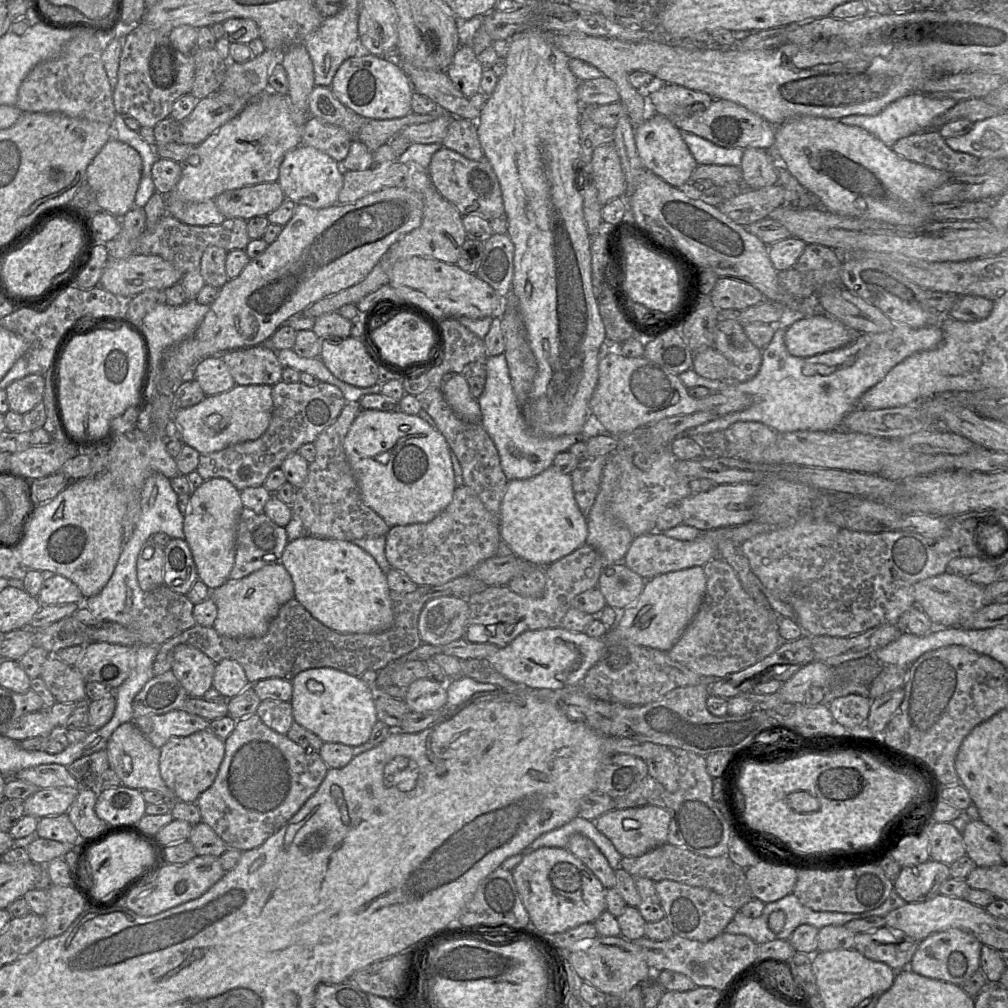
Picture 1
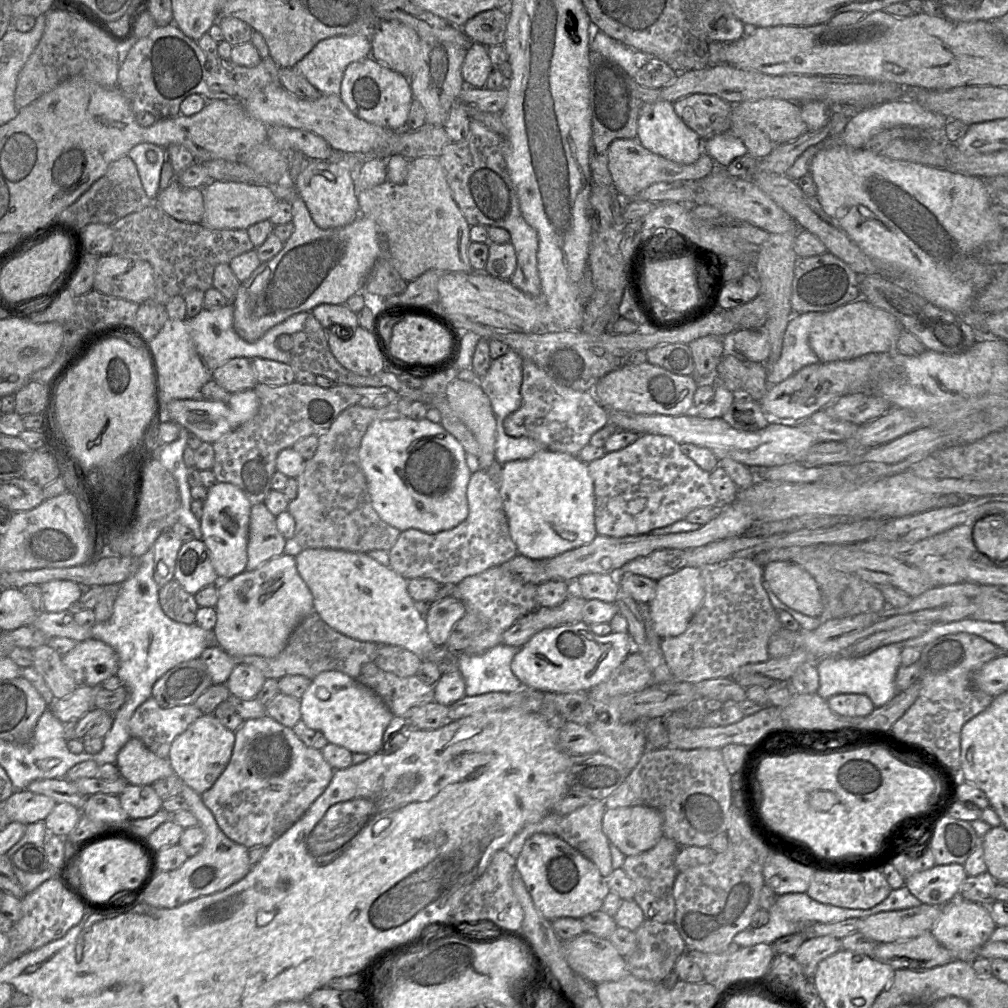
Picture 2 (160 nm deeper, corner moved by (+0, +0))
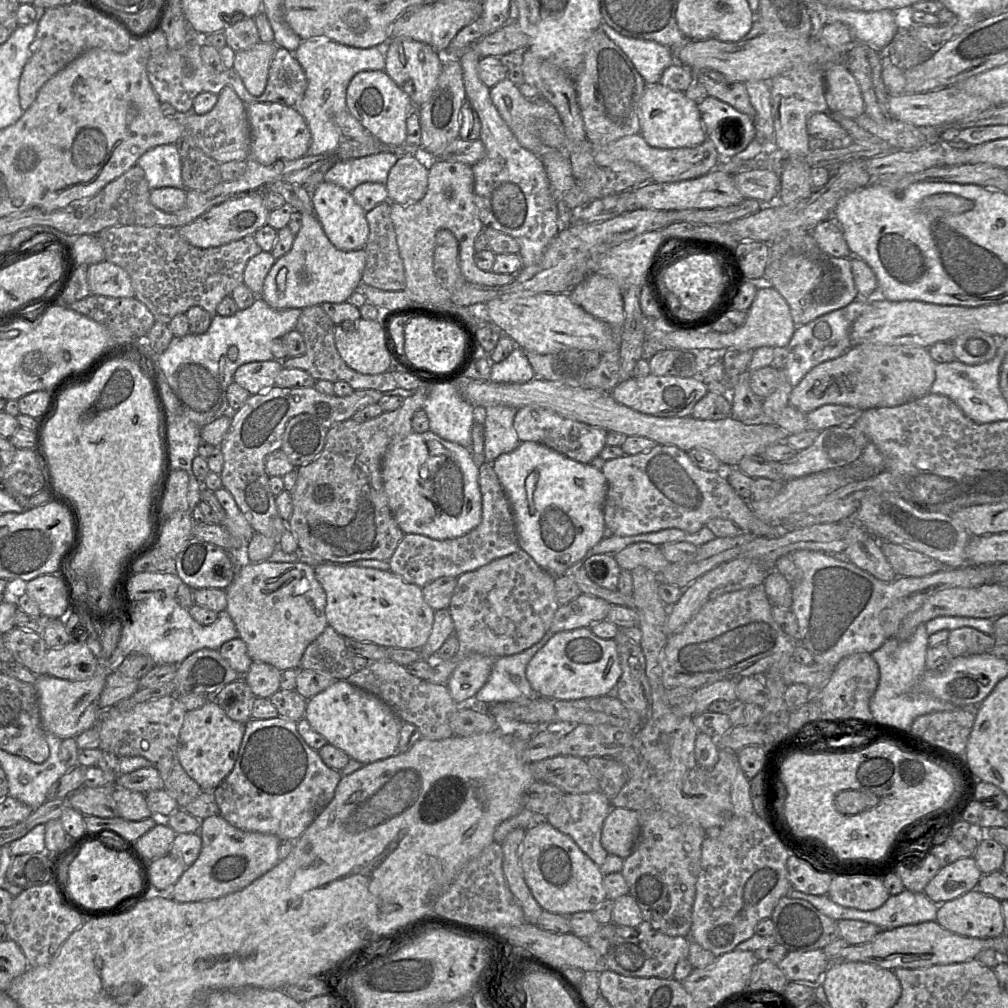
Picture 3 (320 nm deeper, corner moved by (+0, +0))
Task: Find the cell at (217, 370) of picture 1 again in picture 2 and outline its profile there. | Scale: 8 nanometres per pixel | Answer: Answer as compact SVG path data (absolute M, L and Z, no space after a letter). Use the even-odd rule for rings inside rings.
M233 358L217 368L212 380L231 394L254 389L258 384L252 360L249 358Z

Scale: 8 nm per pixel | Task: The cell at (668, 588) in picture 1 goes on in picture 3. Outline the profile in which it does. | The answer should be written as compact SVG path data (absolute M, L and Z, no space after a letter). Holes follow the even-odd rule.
M582 627L555 633L529 661L525 674L538 696L578 700L613 694L622 669L615 640L599 638Z

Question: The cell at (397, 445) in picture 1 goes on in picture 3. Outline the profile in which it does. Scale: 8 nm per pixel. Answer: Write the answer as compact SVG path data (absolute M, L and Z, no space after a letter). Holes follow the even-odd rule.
M432 431L412 432L389 446L382 462L382 479L389 508L405 534L420 534L436 540L464 536L482 520L479 466L469 448L445 440Z

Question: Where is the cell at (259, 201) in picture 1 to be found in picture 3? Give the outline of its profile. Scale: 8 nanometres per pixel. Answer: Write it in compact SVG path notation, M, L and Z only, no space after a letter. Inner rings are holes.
M255 191L213 206L195 220L180 226L178 231L194 247L217 247L239 240L246 235L253 235L258 229L267 224L269 213L270 211L263 202L262 192Z

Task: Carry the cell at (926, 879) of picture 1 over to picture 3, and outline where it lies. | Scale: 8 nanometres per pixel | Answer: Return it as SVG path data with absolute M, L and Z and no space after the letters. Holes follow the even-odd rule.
M973 857L961 858L942 867L923 893L935 904L941 905L974 890L982 876Z

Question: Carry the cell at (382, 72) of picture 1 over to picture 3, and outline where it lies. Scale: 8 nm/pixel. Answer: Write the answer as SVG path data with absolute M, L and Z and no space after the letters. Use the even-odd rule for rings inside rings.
M362 71L357 73L347 88L347 110L377 140L392 146L403 146L407 138L407 119L415 108L410 97L386 73L386 71Z

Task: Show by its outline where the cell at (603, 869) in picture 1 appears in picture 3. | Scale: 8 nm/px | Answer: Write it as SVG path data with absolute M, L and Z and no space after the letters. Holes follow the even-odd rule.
M601 791L581 794L564 793L554 810L546 816L546 821L570 836L597 866L602 867L608 856L601 843L602 828L611 809L610 799Z

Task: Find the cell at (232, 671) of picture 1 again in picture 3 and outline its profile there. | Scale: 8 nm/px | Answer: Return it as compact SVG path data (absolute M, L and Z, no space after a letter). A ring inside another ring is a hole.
M252 662L242 679L255 697L270 698L280 690L281 672L274 666L262 662Z

